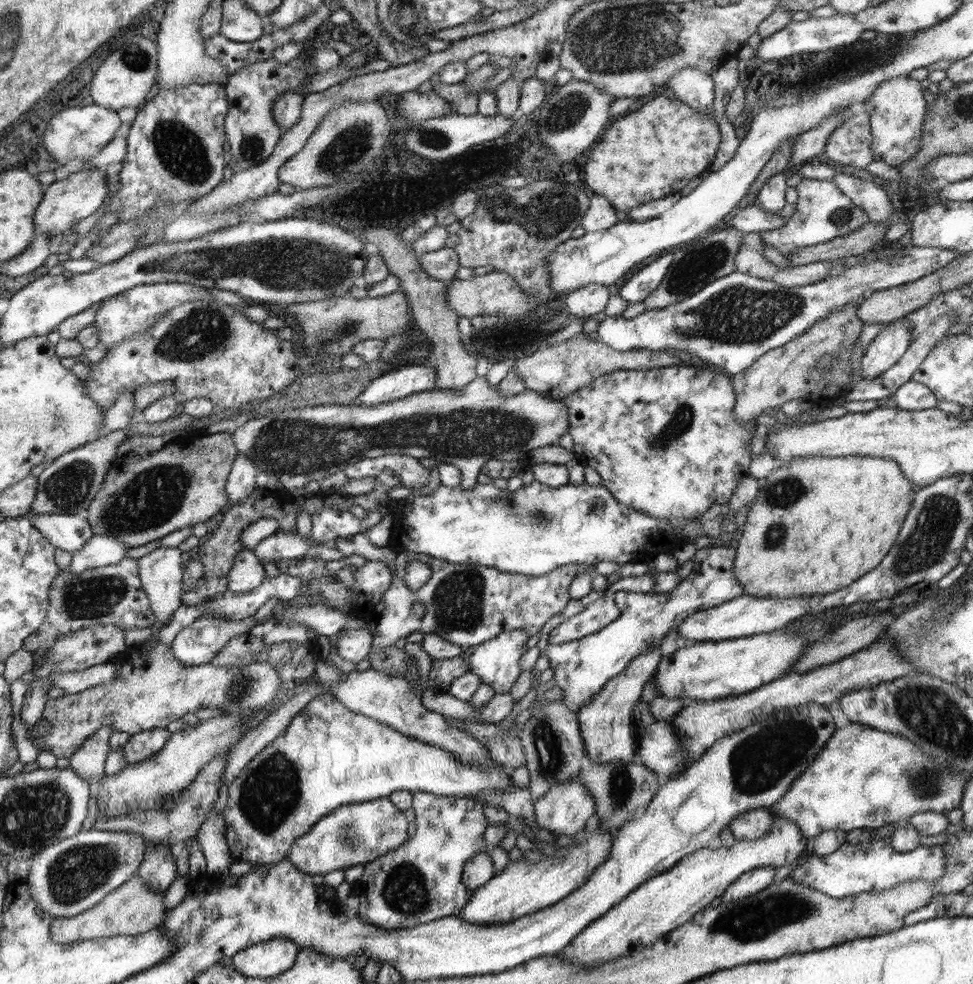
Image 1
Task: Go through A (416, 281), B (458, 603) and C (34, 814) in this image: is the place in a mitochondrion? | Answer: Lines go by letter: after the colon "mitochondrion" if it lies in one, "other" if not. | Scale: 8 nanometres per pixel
A: other
B: mitochondrion
C: mitochondrion

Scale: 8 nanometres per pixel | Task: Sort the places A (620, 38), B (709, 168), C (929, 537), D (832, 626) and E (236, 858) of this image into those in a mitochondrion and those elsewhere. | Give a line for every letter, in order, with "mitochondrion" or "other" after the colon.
A: mitochondrion
B: other
C: mitochondrion
D: other
E: other

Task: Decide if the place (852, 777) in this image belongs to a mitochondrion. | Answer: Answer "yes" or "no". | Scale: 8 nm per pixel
no

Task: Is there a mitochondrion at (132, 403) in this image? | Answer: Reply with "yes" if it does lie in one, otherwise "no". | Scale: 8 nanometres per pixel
no

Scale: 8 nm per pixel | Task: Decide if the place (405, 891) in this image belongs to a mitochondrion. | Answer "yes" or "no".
yes

